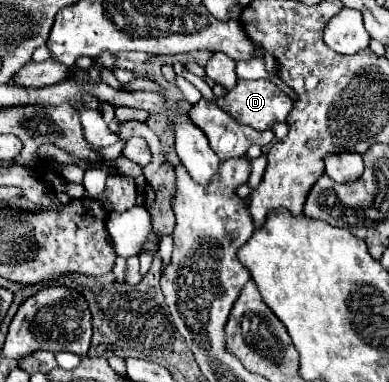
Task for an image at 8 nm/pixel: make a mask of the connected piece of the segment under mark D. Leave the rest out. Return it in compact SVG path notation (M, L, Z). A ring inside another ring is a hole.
M239 79L219 107L253 129L271 129L275 123L287 119L293 109L293 99L267 79Z

